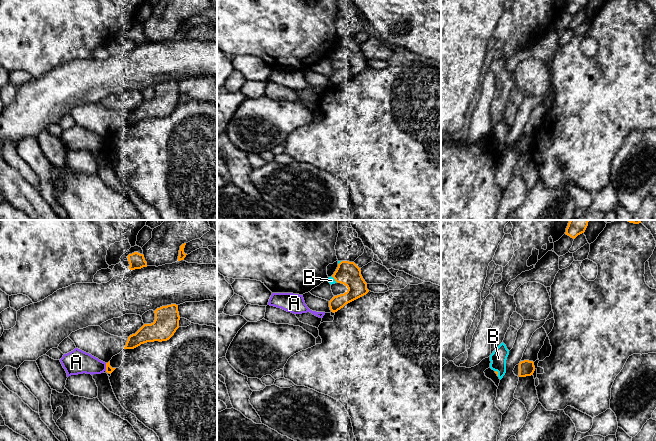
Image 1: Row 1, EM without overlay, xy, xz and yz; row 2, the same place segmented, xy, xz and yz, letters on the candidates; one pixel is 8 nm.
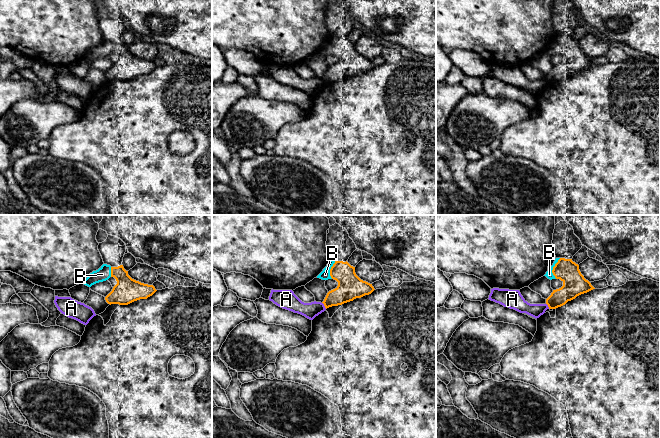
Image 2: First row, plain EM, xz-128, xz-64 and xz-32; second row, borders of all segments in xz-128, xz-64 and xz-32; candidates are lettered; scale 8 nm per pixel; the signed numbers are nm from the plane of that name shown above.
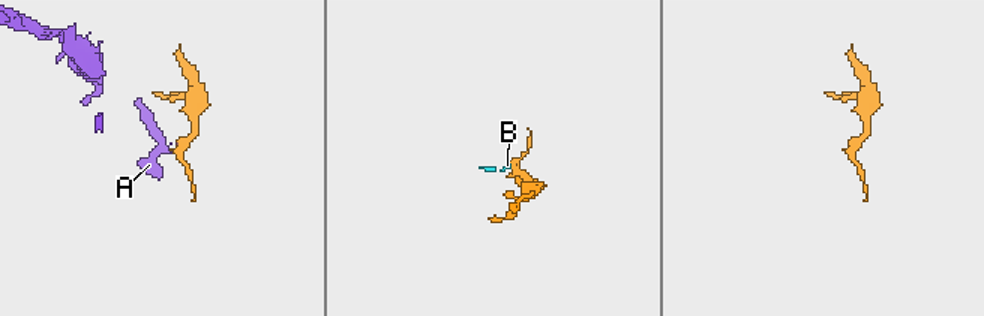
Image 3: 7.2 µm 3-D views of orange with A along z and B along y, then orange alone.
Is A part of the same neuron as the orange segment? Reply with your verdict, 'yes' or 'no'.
no

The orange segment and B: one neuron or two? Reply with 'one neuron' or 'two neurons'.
one neuron

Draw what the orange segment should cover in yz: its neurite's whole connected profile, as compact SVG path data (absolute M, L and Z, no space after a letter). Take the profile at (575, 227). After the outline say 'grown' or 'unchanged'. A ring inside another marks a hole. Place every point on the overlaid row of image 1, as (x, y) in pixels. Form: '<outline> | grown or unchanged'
M570 220L565 234L575 239L578 235L585 232L589 220Z | unchanged

